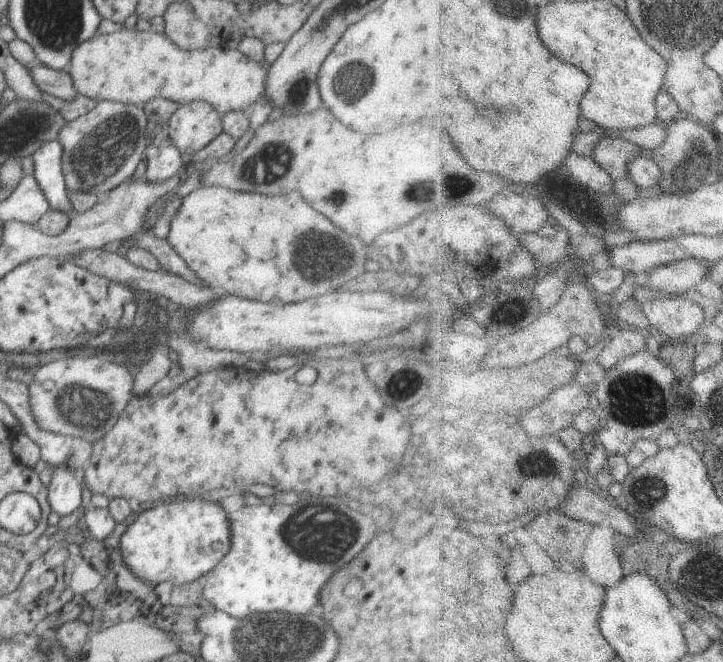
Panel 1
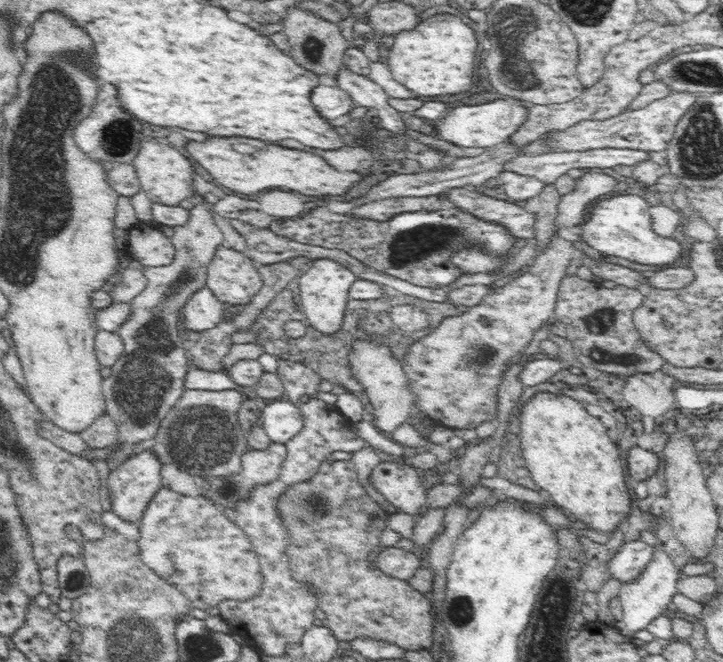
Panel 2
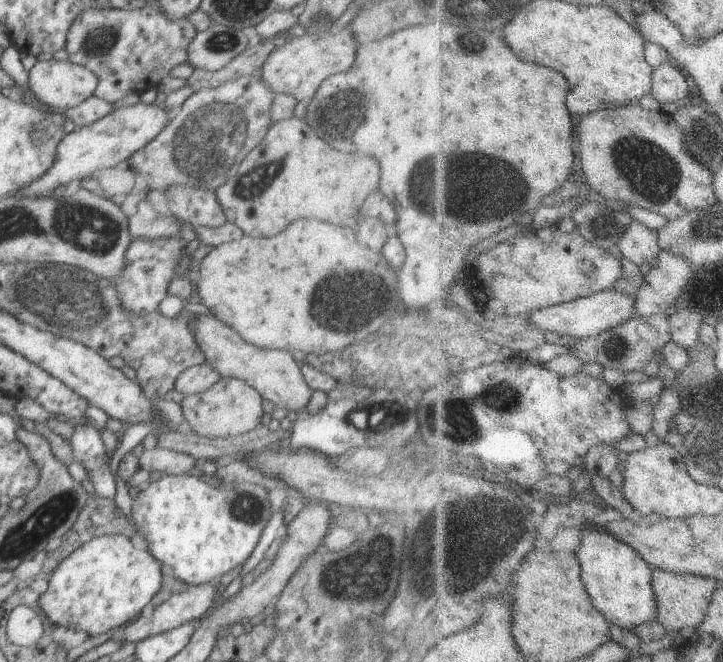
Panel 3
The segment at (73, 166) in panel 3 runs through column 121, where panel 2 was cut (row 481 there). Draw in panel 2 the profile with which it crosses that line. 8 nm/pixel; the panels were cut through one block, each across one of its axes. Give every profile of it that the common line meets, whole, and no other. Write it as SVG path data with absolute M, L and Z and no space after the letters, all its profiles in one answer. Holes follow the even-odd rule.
M149 449L121 462L107 479L112 512L128 522L140 522L146 506L163 486L162 475L160 475L162 466L156 453Z

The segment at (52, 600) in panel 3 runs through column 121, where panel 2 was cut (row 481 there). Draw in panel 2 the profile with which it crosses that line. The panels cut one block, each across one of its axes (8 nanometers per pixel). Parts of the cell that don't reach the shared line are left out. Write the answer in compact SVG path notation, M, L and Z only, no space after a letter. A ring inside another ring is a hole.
M540 391L522 404L517 417L515 425L520 437L521 454L530 478L541 490L546 490L551 500L568 510L576 521L584 522L587 528L609 534L621 526L620 522L632 510L632 496L626 486L619 447L608 437L608 430L602 425L600 416L588 412L582 402L574 398Z

